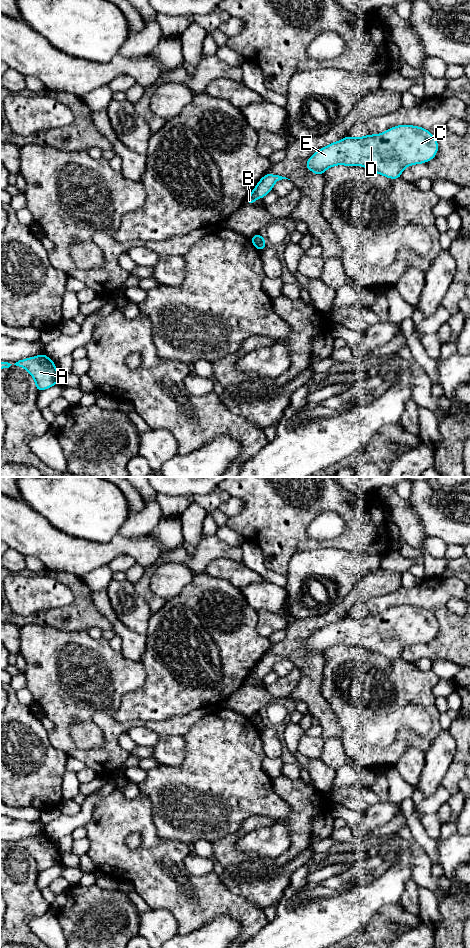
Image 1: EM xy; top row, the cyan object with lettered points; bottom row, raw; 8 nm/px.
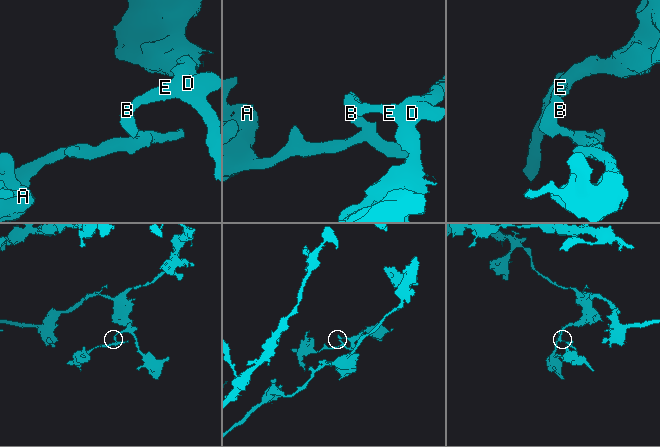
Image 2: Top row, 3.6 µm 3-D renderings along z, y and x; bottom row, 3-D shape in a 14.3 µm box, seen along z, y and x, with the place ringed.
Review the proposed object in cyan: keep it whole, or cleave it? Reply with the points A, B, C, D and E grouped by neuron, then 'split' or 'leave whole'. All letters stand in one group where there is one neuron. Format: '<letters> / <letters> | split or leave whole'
A / B C D E | split

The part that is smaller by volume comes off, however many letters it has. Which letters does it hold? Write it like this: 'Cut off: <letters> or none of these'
Cut off: A

